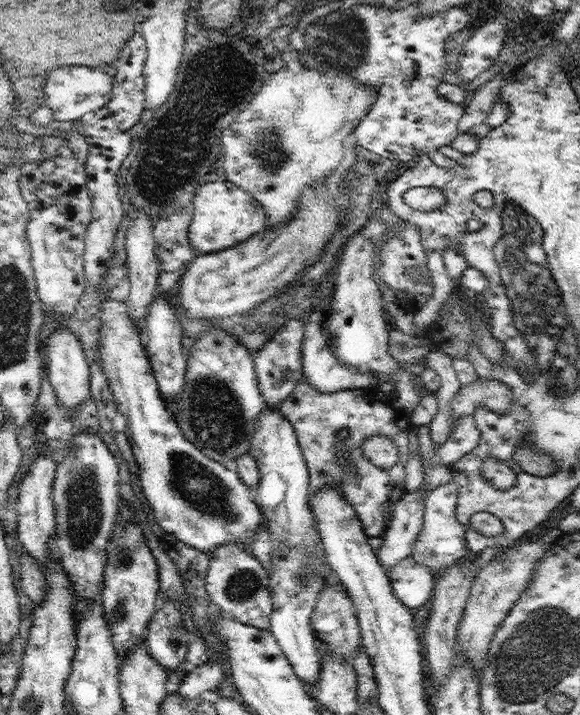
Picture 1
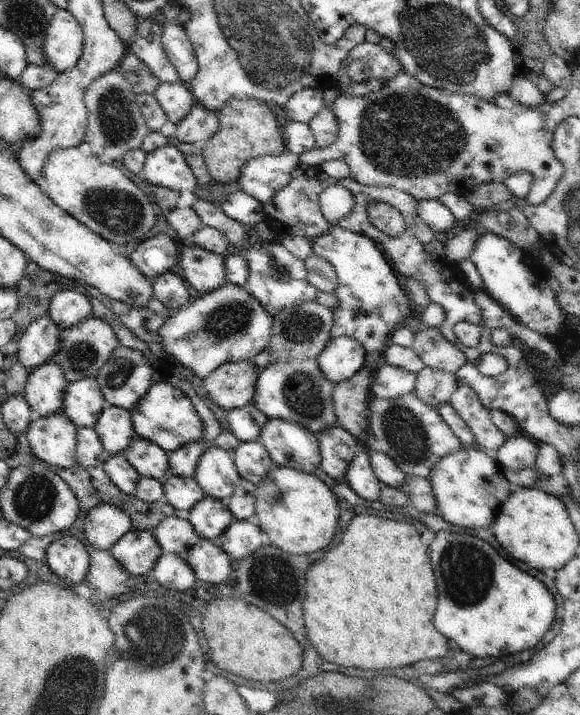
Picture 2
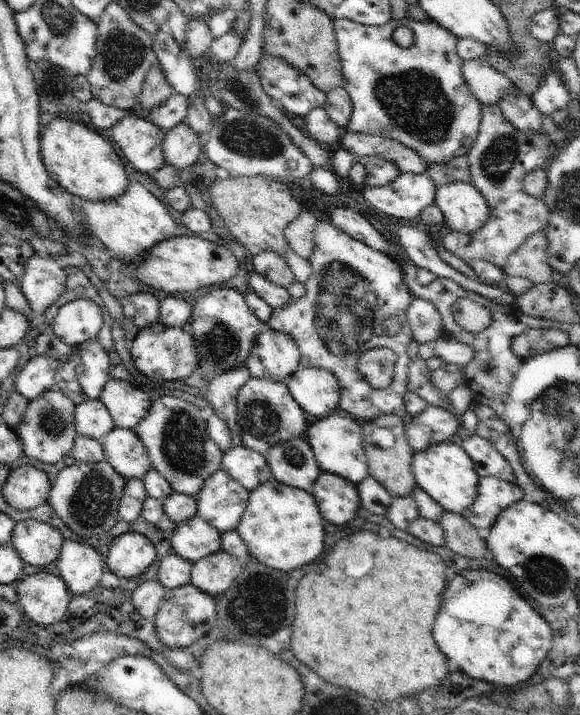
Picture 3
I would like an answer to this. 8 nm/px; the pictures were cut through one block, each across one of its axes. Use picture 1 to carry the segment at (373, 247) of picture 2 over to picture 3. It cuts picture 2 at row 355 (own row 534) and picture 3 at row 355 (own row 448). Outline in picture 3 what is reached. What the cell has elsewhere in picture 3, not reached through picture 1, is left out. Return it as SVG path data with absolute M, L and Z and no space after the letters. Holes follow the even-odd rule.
M328 219L317 222L314 229L314 242L315 247L309 258L311 275L305 282L304 296L297 299L291 297L284 306L273 309L267 320L267 328L289 334L298 343L301 350L299 368L320 367L328 369L337 376L341 394L338 411L353 416L362 423L390 413L406 420L408 416L403 396L407 391L408 369L411 363L407 348L414 338L412 327L406 321L405 315L415 297L405 283L403 267L386 253L342 232ZM390 316L398 316L402 322L402 329L398 335L387 336L382 327L382 322ZM376 347L388 347L398 355L392 382L390 386L383 389L372 388L370 383L360 375L357 365L366 351Z

